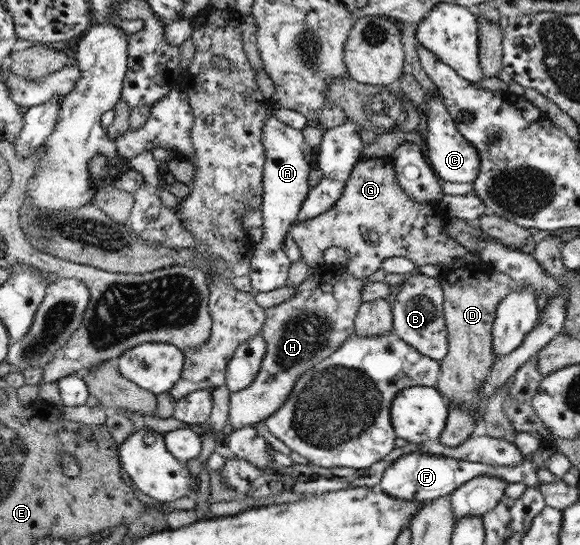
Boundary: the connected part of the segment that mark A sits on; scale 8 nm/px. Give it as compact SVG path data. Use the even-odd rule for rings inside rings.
M269 115L265 124L264 144L266 155L264 171L264 194L261 211L263 215L263 236L253 250L250 279L255 292L265 292L286 285L290 258L284 252L284 237L287 229L297 220L298 212L303 206L309 192L308 174L316 166L318 149L304 141L303 134L281 123L274 115Z

